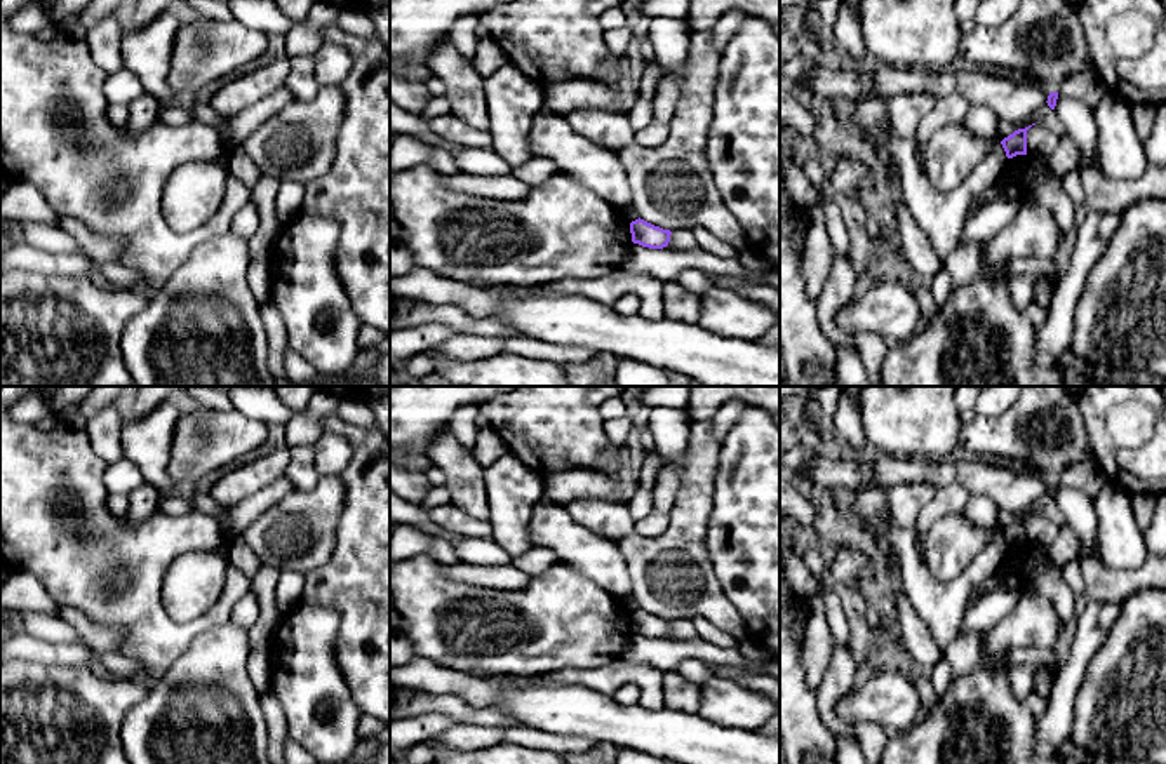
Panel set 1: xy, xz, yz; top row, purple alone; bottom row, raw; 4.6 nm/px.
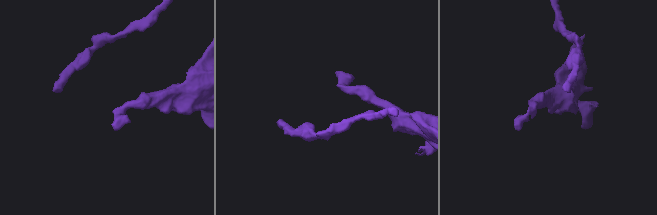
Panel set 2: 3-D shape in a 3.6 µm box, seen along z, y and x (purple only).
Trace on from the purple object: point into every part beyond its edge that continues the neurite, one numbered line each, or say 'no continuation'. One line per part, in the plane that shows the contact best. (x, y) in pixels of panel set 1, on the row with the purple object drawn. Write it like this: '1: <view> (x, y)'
no continuation

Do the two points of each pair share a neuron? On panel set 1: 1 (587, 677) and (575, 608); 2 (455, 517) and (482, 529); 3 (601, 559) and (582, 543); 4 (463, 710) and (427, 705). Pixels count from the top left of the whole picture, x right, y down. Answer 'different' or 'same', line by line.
1: different
2: same
3: same
4: same

